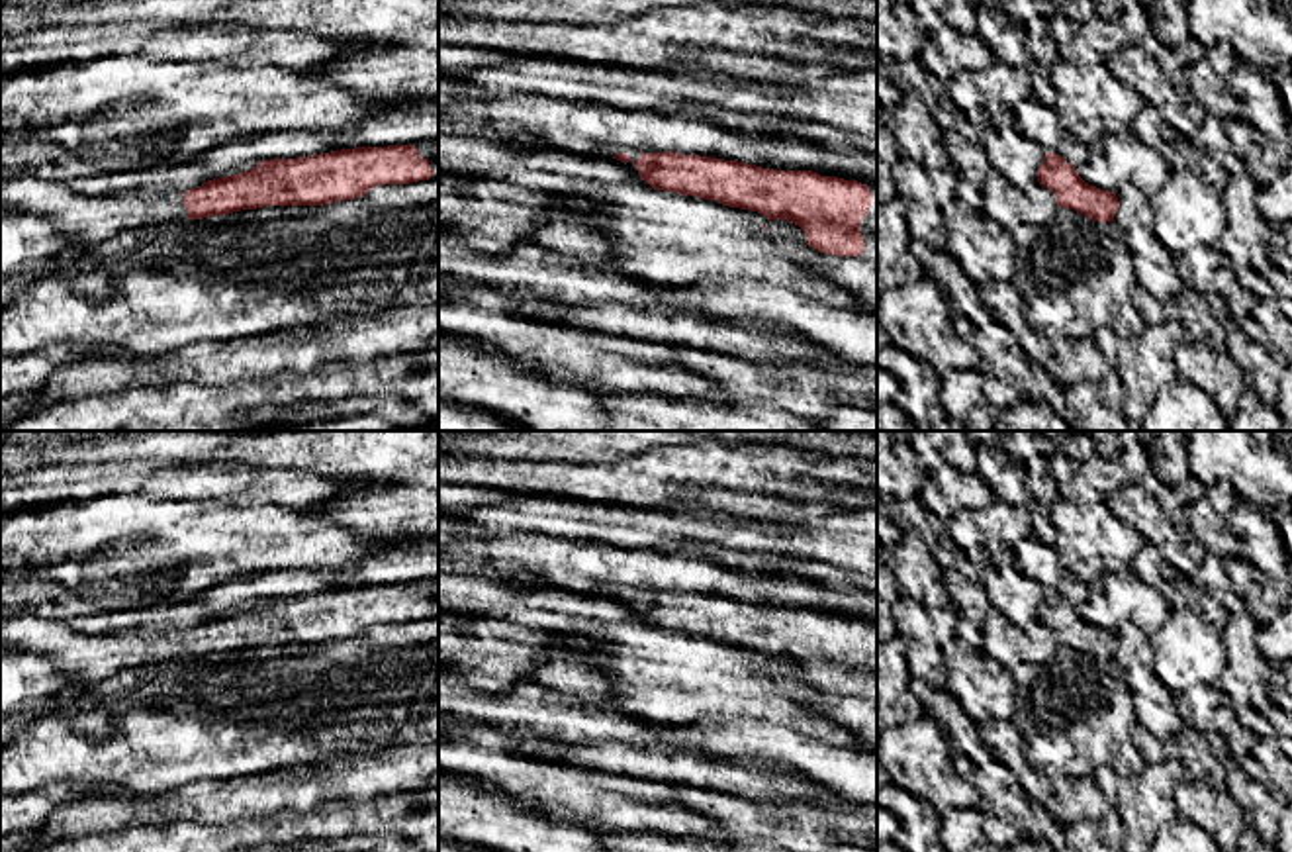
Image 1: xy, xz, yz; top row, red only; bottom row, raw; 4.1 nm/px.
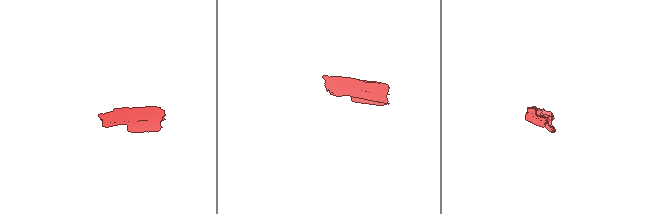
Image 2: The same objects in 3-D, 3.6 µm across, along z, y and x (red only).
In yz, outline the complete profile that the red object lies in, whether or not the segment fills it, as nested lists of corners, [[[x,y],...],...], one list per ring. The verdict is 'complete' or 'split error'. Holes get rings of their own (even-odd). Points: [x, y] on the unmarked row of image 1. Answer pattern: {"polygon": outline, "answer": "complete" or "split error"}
{"polygon": [[[1045,592],[1036,613],[1038,621],[1055,633],[1059,646],[1075,648],[1092,660],[1114,660],[1118,648],[1116,631],[1084,621],[1061,593]]], "answer": "complete"}

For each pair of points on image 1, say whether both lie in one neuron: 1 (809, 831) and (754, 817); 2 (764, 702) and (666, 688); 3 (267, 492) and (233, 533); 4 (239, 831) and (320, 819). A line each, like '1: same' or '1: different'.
1: same
2: same
3: different
4: same

